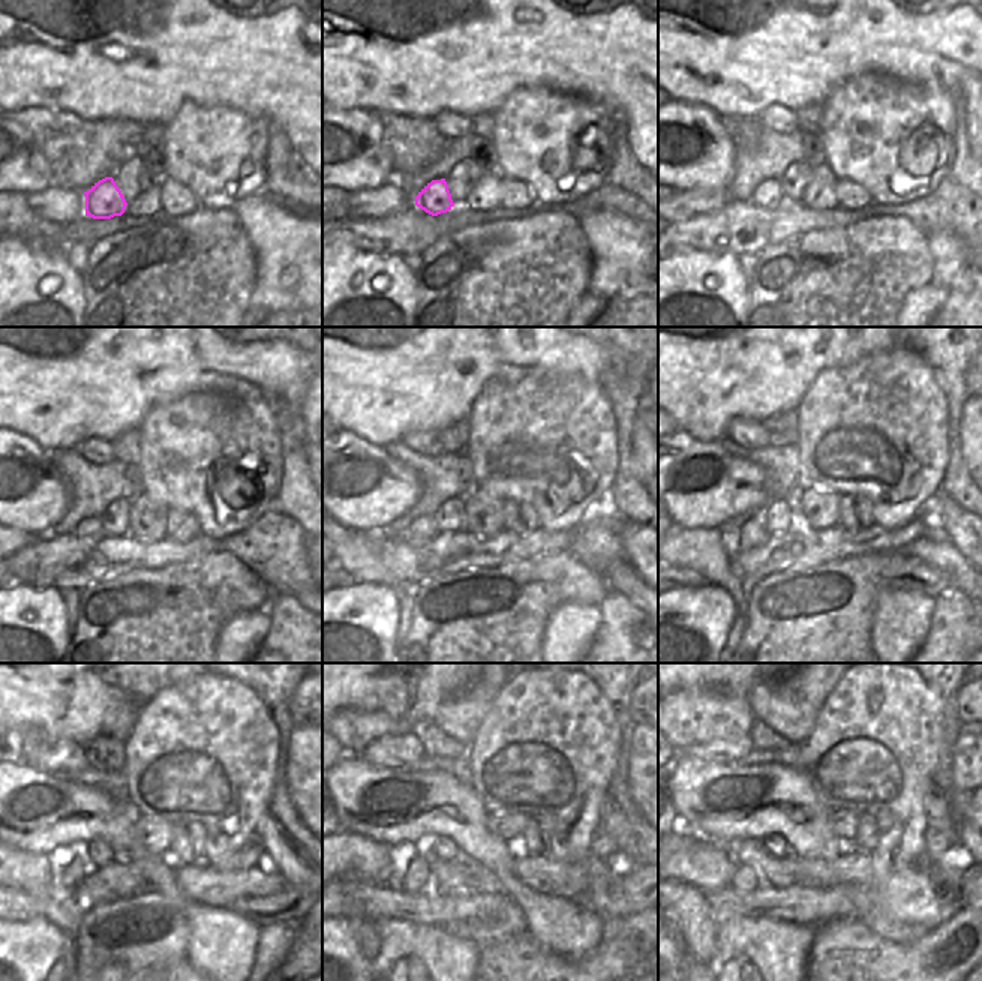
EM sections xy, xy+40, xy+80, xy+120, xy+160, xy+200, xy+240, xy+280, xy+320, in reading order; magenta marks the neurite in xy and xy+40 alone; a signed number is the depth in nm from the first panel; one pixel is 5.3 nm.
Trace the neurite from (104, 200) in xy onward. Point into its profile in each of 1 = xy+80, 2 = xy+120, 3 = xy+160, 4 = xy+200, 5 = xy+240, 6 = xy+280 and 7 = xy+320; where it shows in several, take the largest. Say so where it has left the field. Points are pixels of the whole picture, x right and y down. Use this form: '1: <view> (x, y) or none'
1: xy+80 (768, 195)
2: xy+120 (92, 530)
3: xy+160 (423, 530)
4: xy+200 (753, 533)
5: xy+240 (80, 869)
6: xy+280 (414, 878)
7: xy+320 (747, 881)

